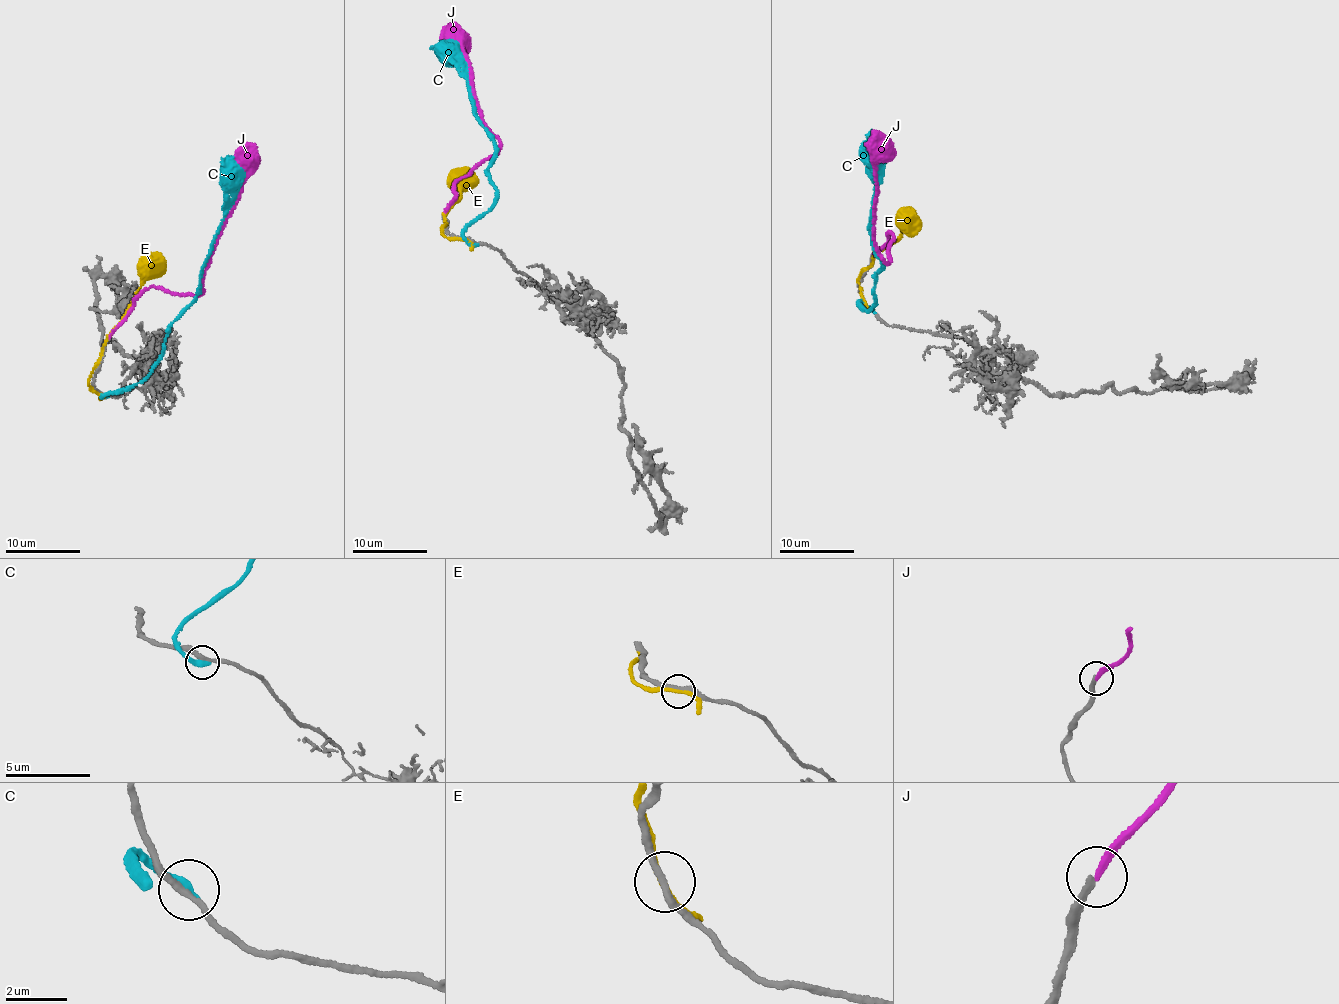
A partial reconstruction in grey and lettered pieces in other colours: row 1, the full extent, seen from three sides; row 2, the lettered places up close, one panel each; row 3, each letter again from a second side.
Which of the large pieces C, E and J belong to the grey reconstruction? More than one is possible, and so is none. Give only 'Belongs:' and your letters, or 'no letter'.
Belongs: J

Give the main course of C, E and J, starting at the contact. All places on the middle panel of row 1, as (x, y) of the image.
C: (474, 244), (464, 231), (491, 205), (485, 173), (495, 146), (439, 40)
E: (462, 239), (442, 235), (440, 229), (459, 199), (456, 188), (464, 172)
J: (445, 213), (462, 178), (496, 152), (500, 141), (476, 107), (469, 64), (451, 25)

